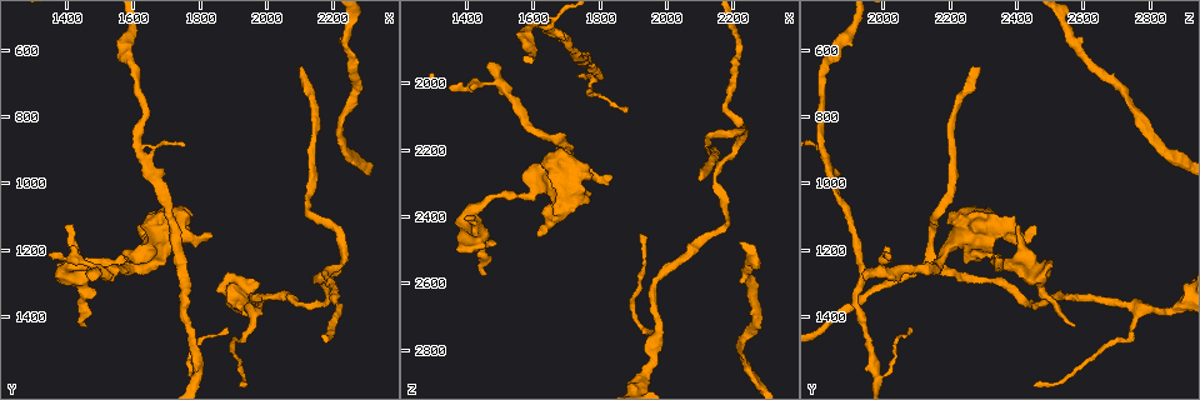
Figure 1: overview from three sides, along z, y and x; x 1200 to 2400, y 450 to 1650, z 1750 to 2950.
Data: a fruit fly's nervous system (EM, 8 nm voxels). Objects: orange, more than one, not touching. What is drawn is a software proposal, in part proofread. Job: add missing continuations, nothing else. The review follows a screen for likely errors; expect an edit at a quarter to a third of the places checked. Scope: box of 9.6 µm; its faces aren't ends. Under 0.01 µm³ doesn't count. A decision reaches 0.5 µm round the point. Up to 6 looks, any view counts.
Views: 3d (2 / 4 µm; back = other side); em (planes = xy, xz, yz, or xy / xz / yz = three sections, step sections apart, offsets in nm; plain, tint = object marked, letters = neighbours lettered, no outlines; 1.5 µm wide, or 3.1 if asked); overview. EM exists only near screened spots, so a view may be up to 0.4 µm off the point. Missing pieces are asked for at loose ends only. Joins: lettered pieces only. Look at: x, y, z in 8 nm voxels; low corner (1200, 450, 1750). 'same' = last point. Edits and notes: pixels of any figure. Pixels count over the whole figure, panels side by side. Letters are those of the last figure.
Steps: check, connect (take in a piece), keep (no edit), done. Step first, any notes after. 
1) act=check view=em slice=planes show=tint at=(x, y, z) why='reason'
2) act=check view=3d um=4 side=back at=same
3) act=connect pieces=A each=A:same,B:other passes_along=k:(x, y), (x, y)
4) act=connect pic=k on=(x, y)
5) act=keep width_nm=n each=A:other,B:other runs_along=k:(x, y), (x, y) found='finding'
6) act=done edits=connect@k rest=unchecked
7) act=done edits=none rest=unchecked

act=check view=em slice=yz step=8 show=tint at=(1870, 1430, 2070) why='tapers out'

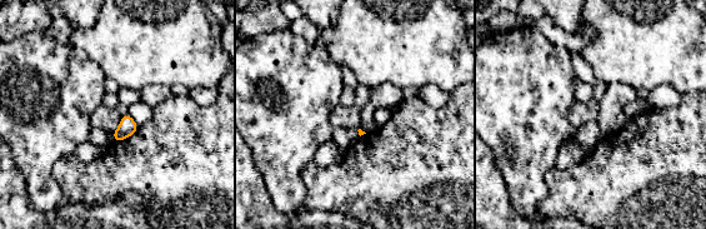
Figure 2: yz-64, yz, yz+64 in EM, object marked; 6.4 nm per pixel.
act=check view=em slice=planes show=letters at=same why='another direction'

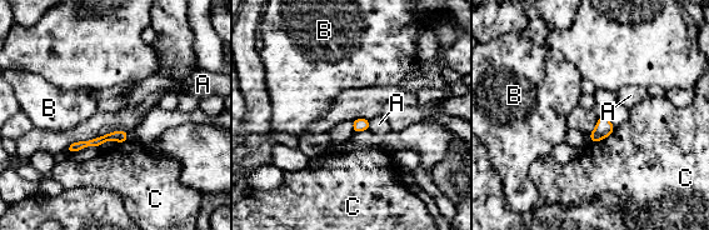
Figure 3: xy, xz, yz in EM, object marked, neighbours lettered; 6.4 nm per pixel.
act=keep each=A:other,B:other,C:other border=3:(369, 120), (370, 128) found='none of them fits'

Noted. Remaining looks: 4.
act=check view=3d um=2 at=(1360, 1220, 2020) why='thin end'

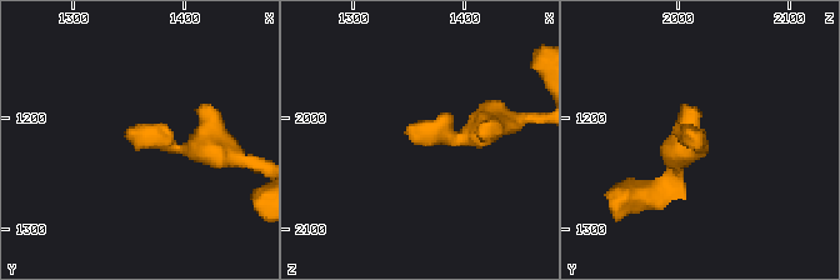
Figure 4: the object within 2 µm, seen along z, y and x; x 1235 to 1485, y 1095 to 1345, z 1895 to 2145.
act=check view=em slice=planes show=letters at=(1352, 1220, 2022)

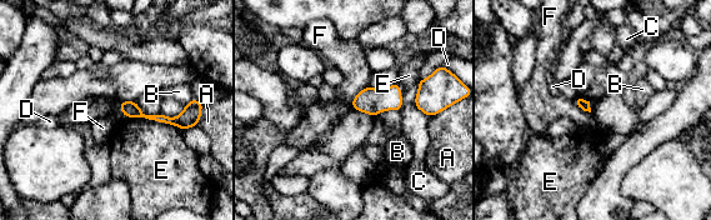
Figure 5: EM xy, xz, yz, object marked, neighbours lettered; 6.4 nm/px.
act=keep each=A:other,B:other,C:other,D:other,E:other,F:other border=5:(367, 85), (354, 98), (350, 105) found='no lettered piece goes on from it'

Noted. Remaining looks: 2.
act=check view=em slice=planes show=letters at=(2110, 650, 2280) why='end of a long branch'

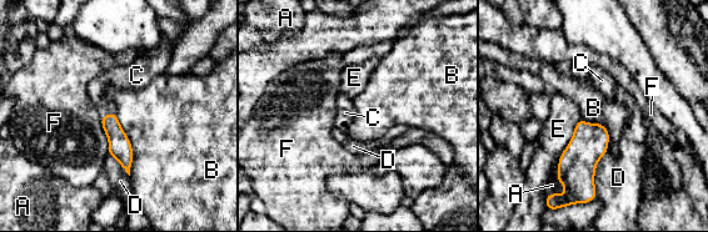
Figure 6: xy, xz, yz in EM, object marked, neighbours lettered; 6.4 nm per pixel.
act=connect pic=6 on=(99, 90) width_nm=120 each=A:other,B:other,C:same,D:other,E:other,F:other passes_along=6:(120, 149), (106, 115), (99, 90) found='the neuron continues'

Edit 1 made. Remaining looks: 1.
act=done edits=connect@6 rest=unchecked

